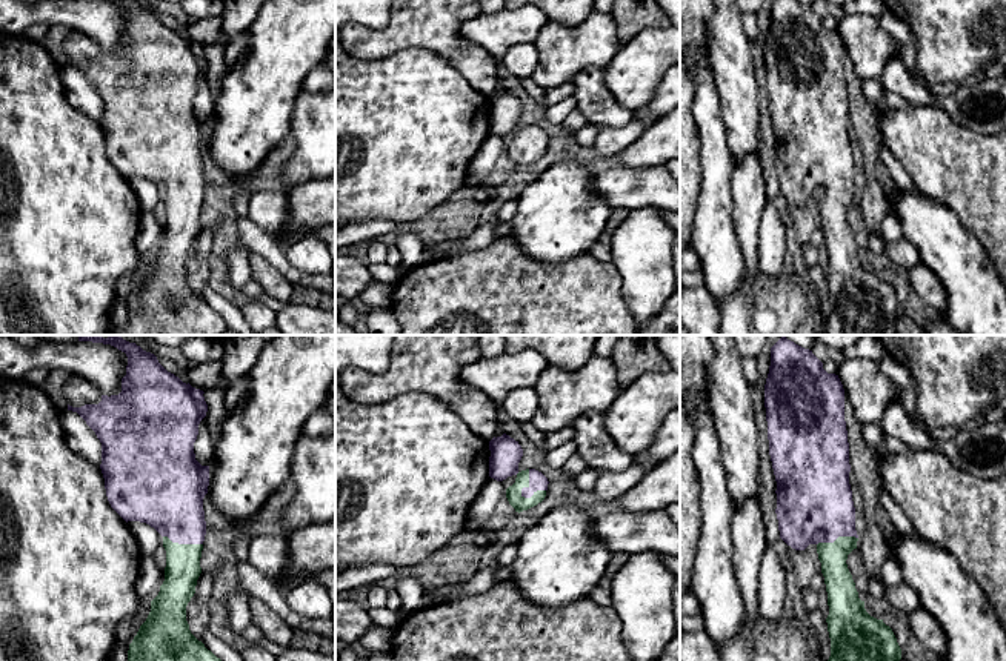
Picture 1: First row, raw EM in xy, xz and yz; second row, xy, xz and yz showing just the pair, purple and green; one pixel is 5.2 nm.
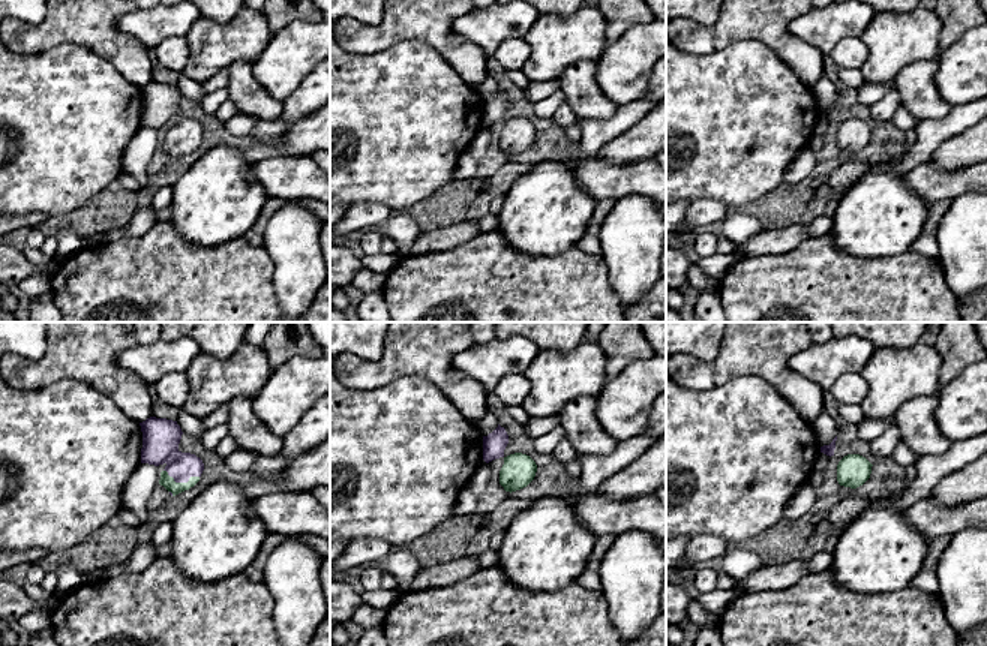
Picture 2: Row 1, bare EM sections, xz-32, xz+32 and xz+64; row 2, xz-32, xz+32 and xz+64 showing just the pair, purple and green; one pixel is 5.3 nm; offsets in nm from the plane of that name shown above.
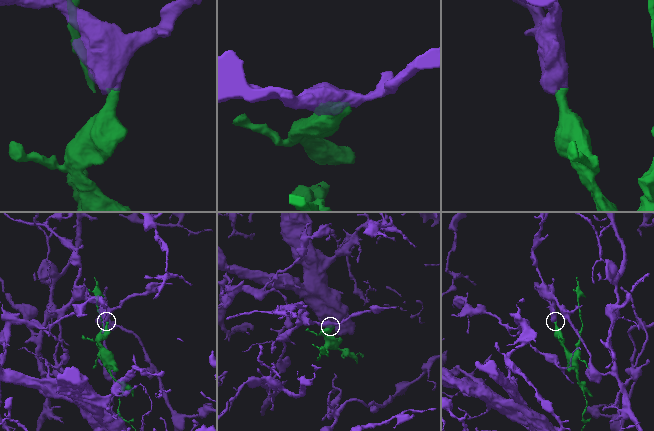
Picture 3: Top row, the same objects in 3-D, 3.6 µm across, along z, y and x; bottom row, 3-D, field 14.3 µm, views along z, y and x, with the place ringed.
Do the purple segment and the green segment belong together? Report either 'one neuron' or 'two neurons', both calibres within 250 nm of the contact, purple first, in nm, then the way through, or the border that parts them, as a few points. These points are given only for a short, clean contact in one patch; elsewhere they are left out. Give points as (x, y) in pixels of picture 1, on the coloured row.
one neuron; 100 nm thick on the purple side, 80 nm on the other; runs through xz (537, 481), (529, 484), (519, 492), (512, 492)

